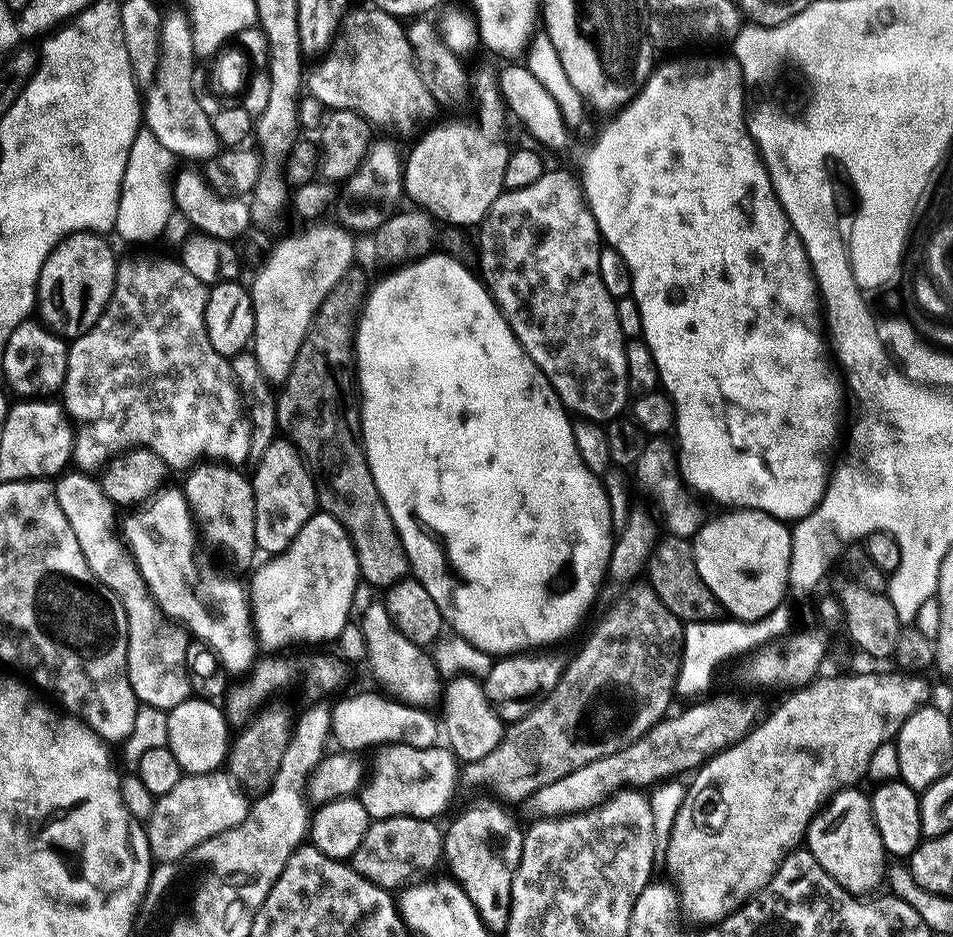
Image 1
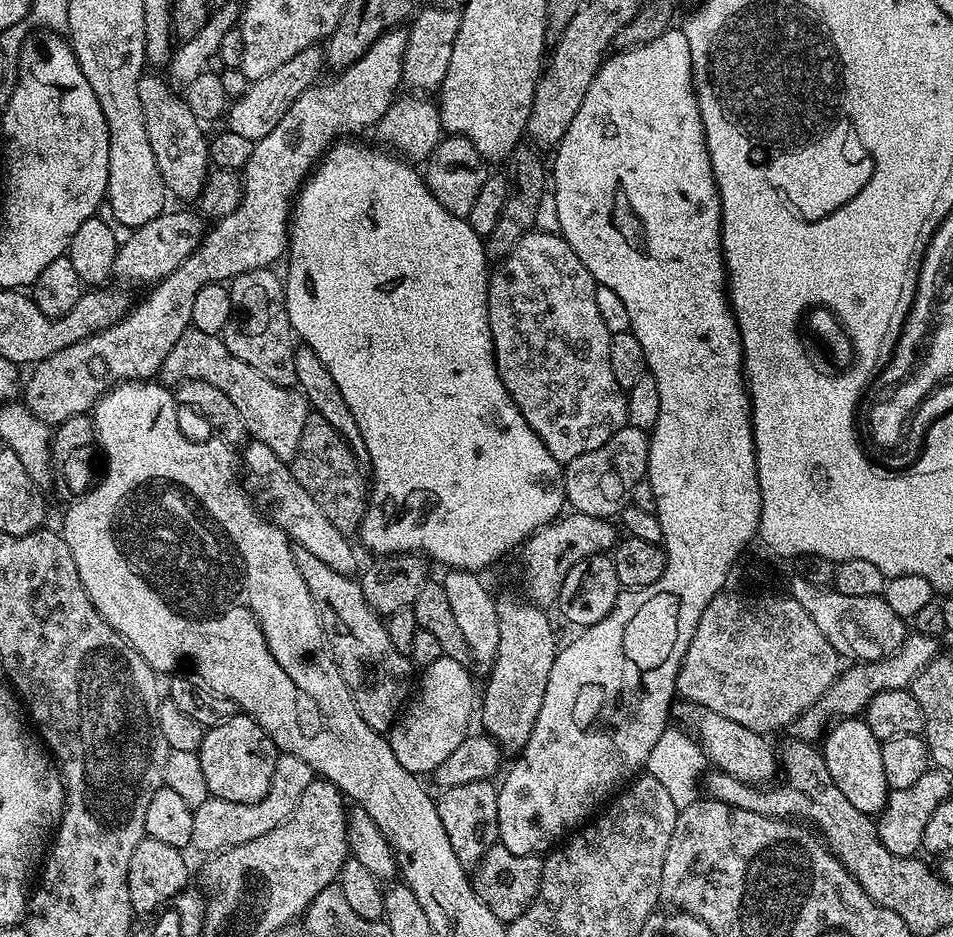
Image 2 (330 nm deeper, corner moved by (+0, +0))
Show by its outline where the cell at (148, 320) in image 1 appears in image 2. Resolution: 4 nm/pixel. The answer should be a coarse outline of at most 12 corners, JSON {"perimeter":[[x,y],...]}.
{"perimeter":[[189,327],[158,376],[218,386],[251,439],[296,457],[307,396]]}

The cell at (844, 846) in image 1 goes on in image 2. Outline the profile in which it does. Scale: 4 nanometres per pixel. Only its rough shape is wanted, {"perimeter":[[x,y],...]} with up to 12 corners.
{"perimeter":[[680,702],[705,756],[738,782],[767,785],[778,752],[706,706]]}

